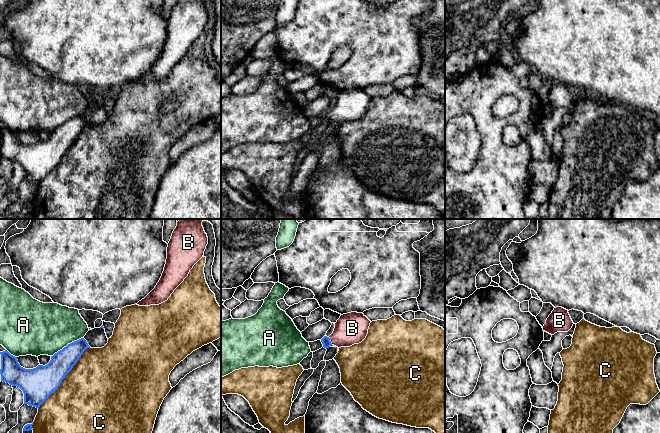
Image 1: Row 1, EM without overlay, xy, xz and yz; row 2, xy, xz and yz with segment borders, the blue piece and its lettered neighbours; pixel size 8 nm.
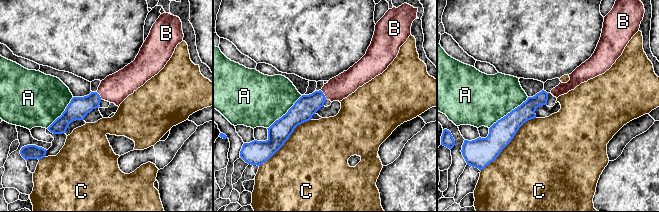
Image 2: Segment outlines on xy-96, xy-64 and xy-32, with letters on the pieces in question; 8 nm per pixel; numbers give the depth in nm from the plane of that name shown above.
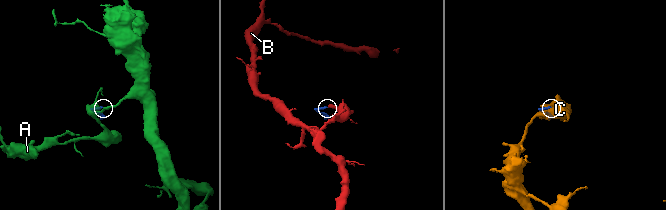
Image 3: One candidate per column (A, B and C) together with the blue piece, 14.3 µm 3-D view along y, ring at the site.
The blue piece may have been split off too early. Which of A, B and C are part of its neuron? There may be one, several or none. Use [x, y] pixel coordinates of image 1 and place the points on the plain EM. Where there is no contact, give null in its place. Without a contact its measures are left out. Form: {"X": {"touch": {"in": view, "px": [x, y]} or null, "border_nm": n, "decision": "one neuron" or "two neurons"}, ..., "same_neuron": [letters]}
{"A": {"touch": {"in": "xy", "px": [67, 121]}, "border_nm": 300, "decision": "two neurons"}, "B": {"touch": {"in": "xz", "px": [330, 117]}, "border_nm": 70, "decision": "one neuron"}, "C": {"touch": {"in": "xy", "px": [64, 153]}, "border_nm": 650, "decision": "two neurons"}, "same_neuron": ["B"]}

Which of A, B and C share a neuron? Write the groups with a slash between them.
A / B / C

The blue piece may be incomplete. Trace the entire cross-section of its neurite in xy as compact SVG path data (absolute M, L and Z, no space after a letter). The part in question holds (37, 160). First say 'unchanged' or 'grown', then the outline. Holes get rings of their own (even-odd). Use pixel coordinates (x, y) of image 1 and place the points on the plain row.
unchanged; M81 114L51 132L47 141L38 141L33 145L21 143L17 133L5 126L0 128L1 157L19 163L24 169L24 180L39 185L40 181L58 165L87 124L90 122Z

